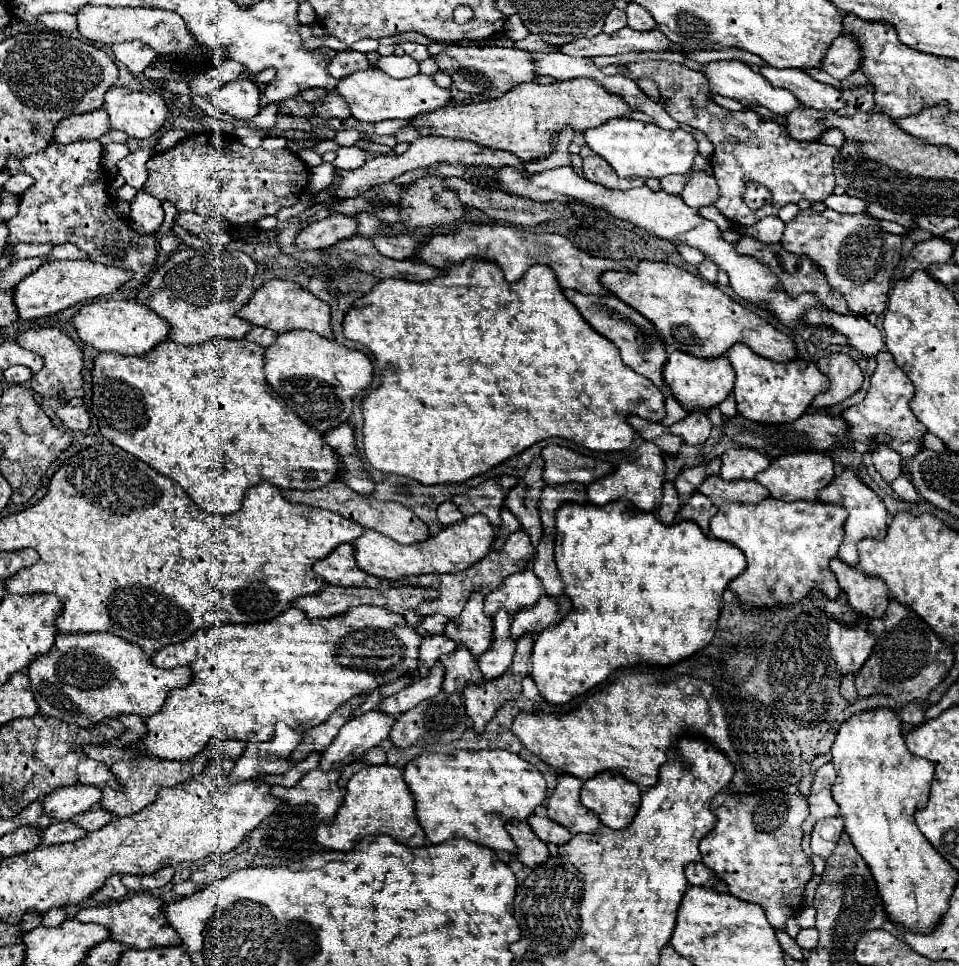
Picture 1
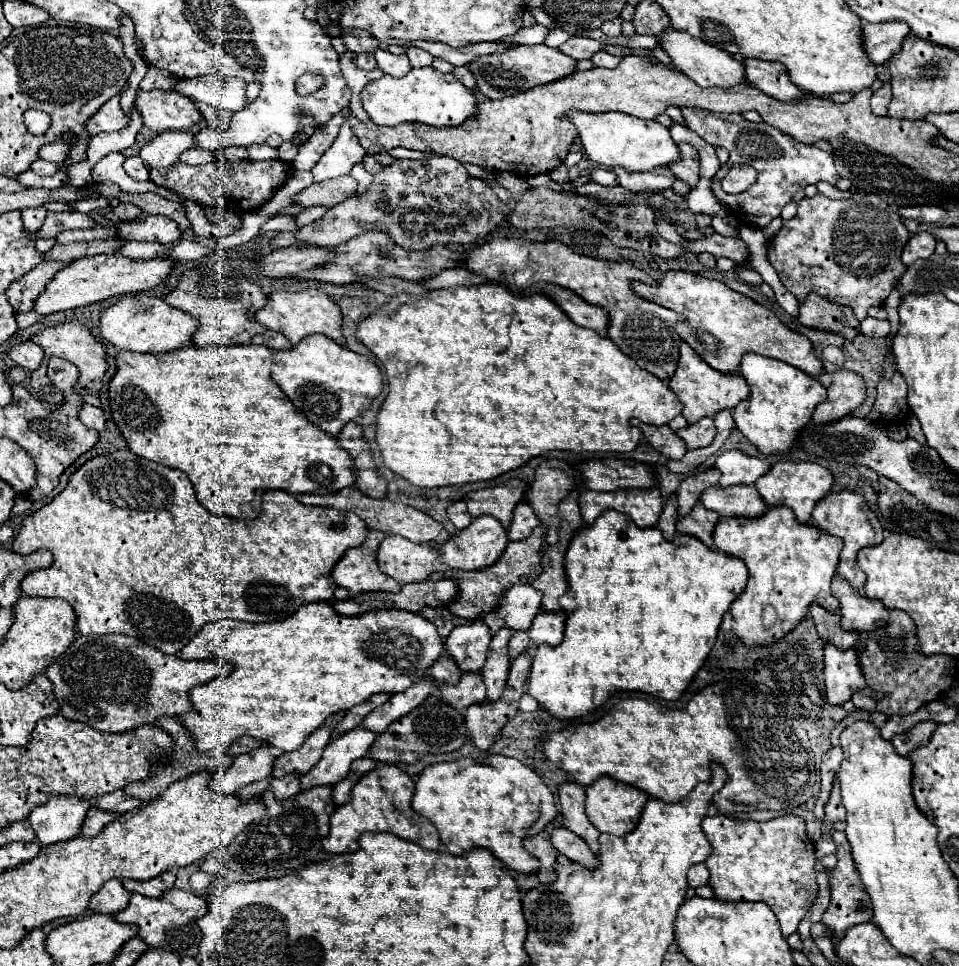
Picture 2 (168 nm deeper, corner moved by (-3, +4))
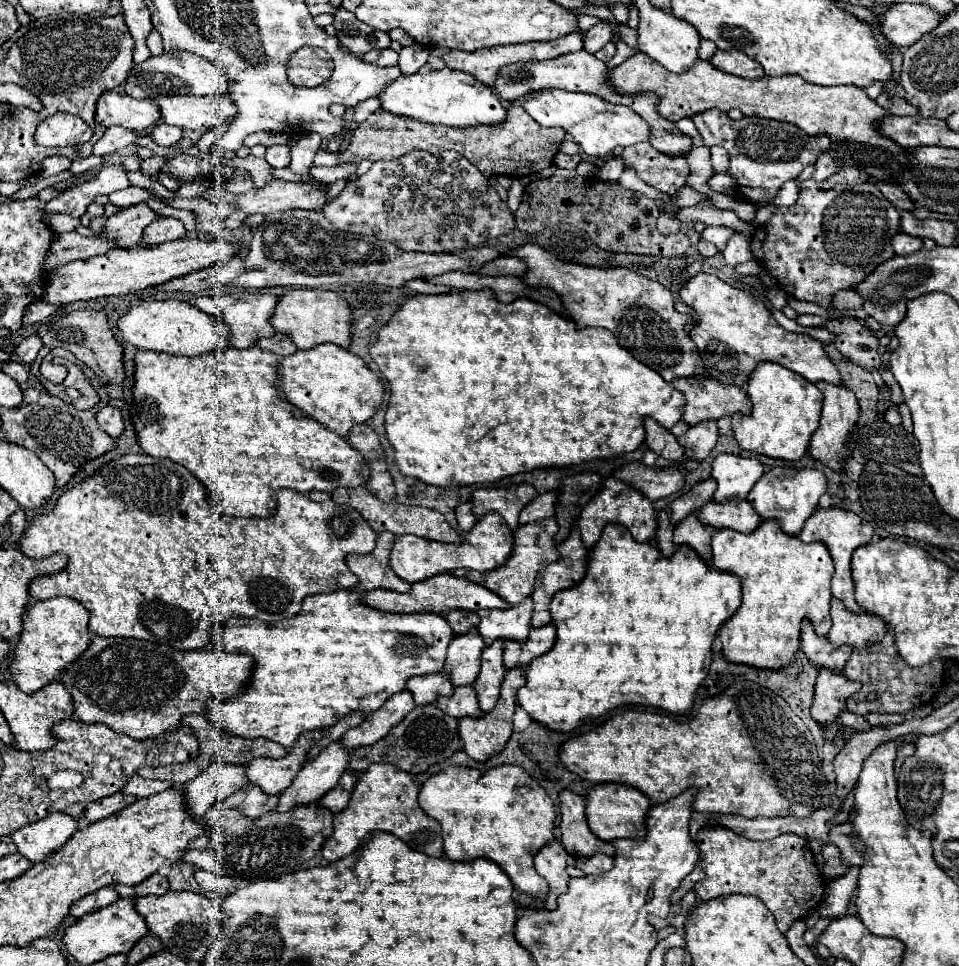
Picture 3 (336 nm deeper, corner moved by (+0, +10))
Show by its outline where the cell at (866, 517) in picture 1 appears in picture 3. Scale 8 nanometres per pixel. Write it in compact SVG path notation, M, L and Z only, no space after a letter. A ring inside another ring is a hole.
M831 506L831 508L819 508L815 510L809 520L805 522L799 538L803 542L813 542L813 540L821 540L827 544L829 552L831 552L831 558L835 562L835 574L833 574L833 580L831 580L831 592L835 598L839 598L849 610L861 610L857 600L855 600L855 580L851 578L851 554L855 548L863 546L863 544L869 544L873 540L873 526L869 522L865 522L861 516L845 510L845 508L837 508L837 506Z

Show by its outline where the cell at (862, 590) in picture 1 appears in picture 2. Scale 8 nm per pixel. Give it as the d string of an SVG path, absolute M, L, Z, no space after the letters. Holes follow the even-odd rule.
M836 574L832 580L832 594L840 602L840 626L844 630L872 632L888 622L888 610L882 602L862 596Z

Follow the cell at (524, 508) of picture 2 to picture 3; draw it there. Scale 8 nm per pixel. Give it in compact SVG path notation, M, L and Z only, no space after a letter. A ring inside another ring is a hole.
M545 492L545 494L537 494L519 514L519 524L529 524L529 522L537 522L543 518L551 518L553 510L555 510L555 500L557 494L555 492Z

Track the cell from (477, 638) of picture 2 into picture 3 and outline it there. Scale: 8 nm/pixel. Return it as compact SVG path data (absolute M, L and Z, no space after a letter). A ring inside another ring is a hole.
M471 628L467 634L453 636L443 668L451 676L453 686L467 686L475 682L481 666L483 646L485 642L477 634L477 628Z

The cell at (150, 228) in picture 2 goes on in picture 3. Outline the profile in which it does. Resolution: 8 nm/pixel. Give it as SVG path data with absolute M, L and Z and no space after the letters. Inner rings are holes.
M157 216L145 230L143 230L143 242L147 246L157 246L169 240L183 238L187 234L181 220L173 216Z

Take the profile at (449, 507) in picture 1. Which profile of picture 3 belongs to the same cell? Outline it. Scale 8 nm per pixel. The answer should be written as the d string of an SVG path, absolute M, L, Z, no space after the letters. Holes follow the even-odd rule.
M463 502L455 508L455 516L457 516L457 522L461 526L461 530L471 530L477 522L477 518L473 516L471 512L471 502Z

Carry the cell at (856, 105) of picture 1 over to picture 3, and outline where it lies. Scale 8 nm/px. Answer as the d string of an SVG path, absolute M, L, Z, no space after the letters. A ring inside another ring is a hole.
M879 94L877 96L877 104L881 108L885 108L887 112L895 114L895 116L915 116L917 114L917 108L907 104L903 98L897 98L897 96L887 96L887 94Z

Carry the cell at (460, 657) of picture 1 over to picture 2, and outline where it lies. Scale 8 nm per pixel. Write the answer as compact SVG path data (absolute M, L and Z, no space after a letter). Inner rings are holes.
M464 674L456 686L440 686L440 698L456 708L458 712L466 710L472 704L482 704L486 700L486 688L480 674Z

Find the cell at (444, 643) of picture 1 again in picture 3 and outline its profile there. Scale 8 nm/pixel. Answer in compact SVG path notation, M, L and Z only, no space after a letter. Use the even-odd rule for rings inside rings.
M437 672L437 674L427 674L427 676L413 676L407 682L407 690L413 694L415 702L419 706L433 702L439 696L449 696L453 694L455 686L449 678L449 674L445 672Z

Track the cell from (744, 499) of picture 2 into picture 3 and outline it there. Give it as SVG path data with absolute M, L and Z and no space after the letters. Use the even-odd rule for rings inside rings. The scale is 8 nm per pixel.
M729 500L729 502L707 502L697 516L705 524L713 524L715 528L733 528L739 532L753 532L761 518L749 500Z

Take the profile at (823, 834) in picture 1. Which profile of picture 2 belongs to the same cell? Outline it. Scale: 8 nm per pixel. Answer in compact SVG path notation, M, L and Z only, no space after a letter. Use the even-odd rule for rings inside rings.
M834 780L834 788L832 788L830 800L826 804L826 816L824 816L822 830L832 832L832 822L838 822L838 820L844 820L844 818L846 818L846 812L844 812L842 802L840 802L840 782Z

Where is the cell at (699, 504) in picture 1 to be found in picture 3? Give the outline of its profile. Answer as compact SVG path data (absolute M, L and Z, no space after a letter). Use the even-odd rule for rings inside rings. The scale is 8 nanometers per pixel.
M689 514L675 526L675 544L689 544L707 564L711 564L711 536L715 528L705 526L697 514Z

